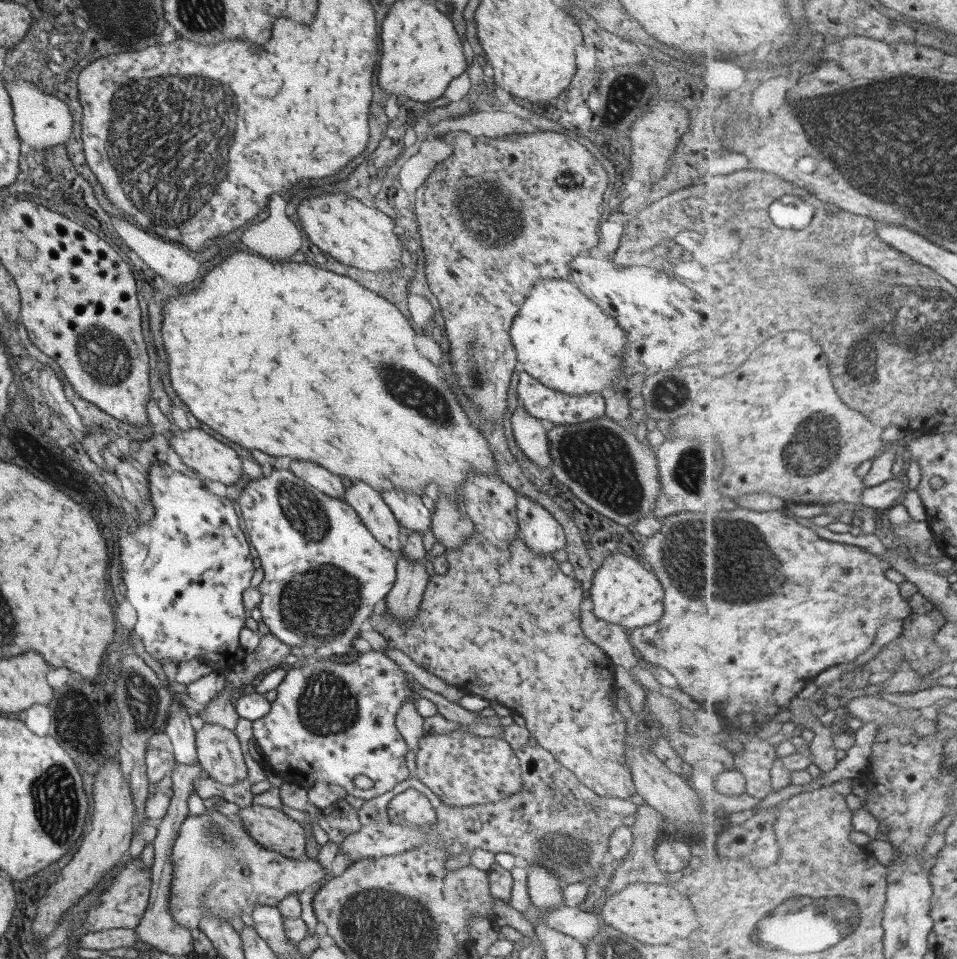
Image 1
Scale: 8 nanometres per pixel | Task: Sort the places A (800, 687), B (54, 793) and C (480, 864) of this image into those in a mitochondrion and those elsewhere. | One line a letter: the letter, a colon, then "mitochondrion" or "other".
A: mitochondrion
B: mitochondrion
C: other

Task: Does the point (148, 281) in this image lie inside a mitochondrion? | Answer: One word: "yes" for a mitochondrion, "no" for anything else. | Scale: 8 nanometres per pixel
no

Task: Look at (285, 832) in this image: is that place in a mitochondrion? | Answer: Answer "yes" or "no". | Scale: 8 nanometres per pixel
no

